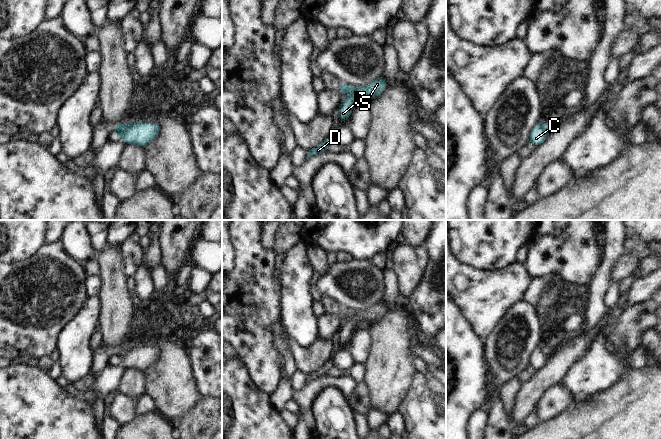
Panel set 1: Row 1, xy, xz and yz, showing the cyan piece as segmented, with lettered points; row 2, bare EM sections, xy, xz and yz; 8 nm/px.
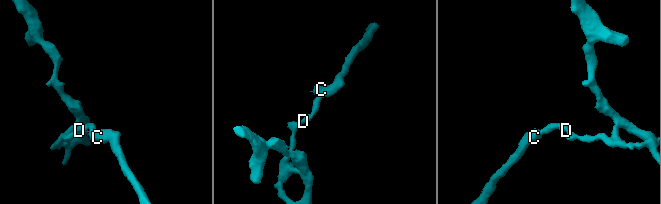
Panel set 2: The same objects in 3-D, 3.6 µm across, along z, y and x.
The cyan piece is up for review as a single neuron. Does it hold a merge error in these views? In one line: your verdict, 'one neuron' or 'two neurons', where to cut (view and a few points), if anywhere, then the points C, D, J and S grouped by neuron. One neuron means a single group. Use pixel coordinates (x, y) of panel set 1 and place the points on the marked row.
two neurons | xz (353, 90), (356, 90), (362, 98) | C S / D J

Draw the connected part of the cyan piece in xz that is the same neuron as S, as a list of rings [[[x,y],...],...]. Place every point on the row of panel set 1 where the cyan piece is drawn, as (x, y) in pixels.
[[[382,76],[375,79],[372,83],[361,87],[351,86],[344,81],[340,81],[338,92],[340,95],[343,95],[348,90],[357,91],[361,94],[363,100],[368,101],[370,98],[382,94],[385,91],[388,82],[389,81],[386,81]]]

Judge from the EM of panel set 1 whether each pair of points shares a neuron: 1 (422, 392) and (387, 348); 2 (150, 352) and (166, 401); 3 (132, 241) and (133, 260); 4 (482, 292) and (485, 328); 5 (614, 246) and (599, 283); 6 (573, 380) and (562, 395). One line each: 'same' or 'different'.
1: different
2: different
3: same
4: same
5: same
6: different

